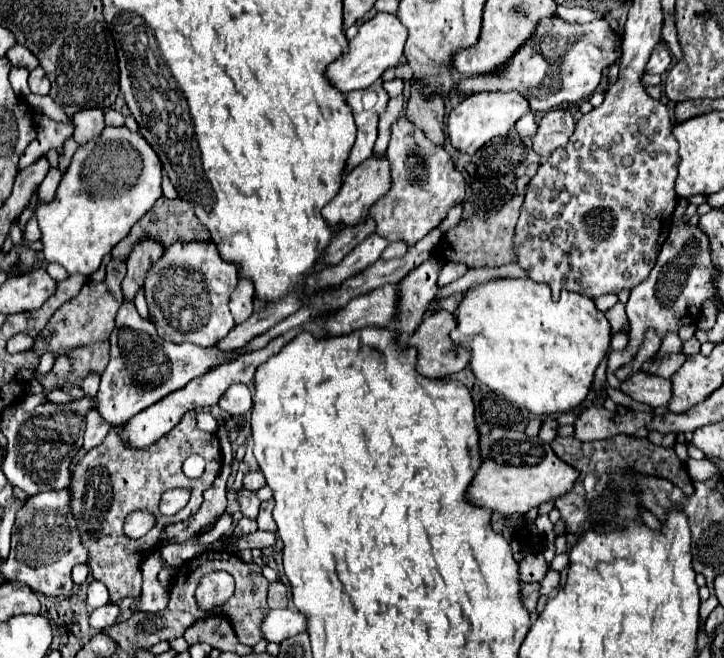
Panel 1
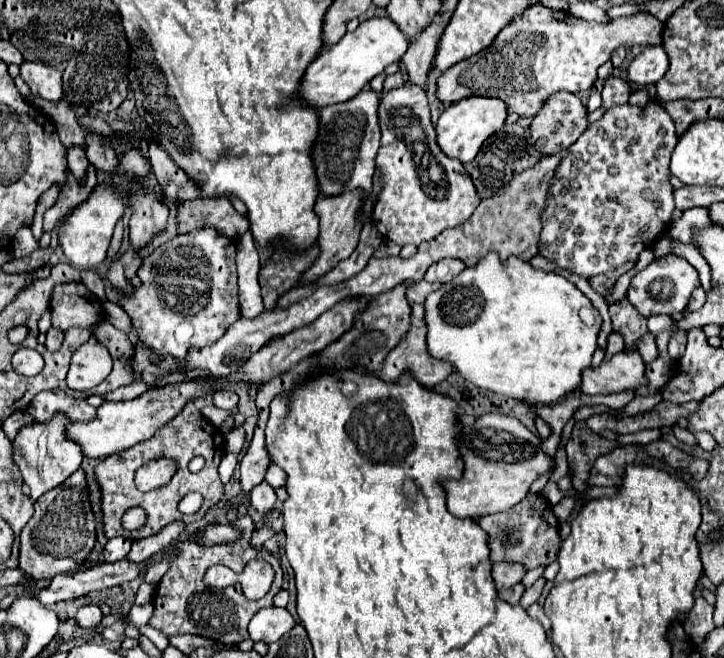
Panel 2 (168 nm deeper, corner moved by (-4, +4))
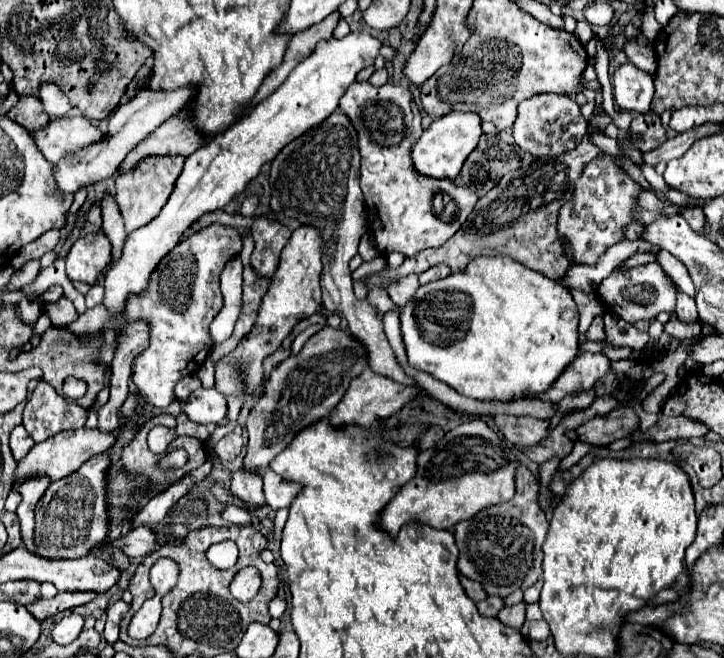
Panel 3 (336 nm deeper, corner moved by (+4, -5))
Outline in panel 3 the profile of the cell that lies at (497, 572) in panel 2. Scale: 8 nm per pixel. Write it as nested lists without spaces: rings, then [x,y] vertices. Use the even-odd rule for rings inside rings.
[[[461,577],[461,585],[463,585],[463,589],[467,589],[467,595],[469,595],[473,601],[483,601],[483,599],[487,597],[483,585],[479,585],[479,583],[475,583],[475,581],[467,579],[467,577]]]

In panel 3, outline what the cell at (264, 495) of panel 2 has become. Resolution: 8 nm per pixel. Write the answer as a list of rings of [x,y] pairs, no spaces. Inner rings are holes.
[[[243,469],[233,473],[231,479],[231,491],[235,493],[237,499],[241,499],[243,503],[247,501],[249,505],[265,505],[265,495],[263,495],[263,481],[261,475],[253,475],[253,473],[245,473]]]

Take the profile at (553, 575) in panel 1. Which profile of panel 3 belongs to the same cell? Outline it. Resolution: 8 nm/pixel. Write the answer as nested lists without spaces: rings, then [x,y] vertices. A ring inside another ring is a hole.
[[[525,601],[517,603],[517,605],[509,605],[505,609],[499,611],[497,619],[509,627],[515,627],[515,629],[521,629],[523,621],[525,621]]]

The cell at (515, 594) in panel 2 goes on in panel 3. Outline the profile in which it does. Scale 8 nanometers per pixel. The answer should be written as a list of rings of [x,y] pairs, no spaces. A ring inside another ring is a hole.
[[[487,597],[485,601],[479,601],[479,603],[477,603],[477,609],[479,609],[479,613],[481,613],[483,617],[497,617],[497,613],[499,613],[503,607],[505,607],[505,603],[503,603],[503,599],[499,599],[499,597]]]

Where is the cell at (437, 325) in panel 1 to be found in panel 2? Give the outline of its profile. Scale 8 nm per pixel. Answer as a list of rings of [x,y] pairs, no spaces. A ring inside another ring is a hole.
[[[425,326],[411,328],[399,346],[395,346],[395,350],[391,350],[391,354],[383,360],[379,378],[385,382],[399,382],[399,378],[409,370],[409,374],[425,388],[433,388],[443,382],[453,372],[453,366],[427,354],[425,336]]]

